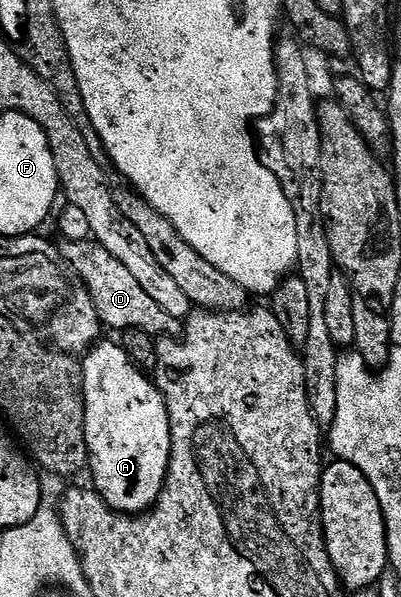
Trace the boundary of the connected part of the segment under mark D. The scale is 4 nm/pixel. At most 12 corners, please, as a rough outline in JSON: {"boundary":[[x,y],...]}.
{"boundary":[[99,241],[62,252],[101,322],[164,339],[170,315]]}

